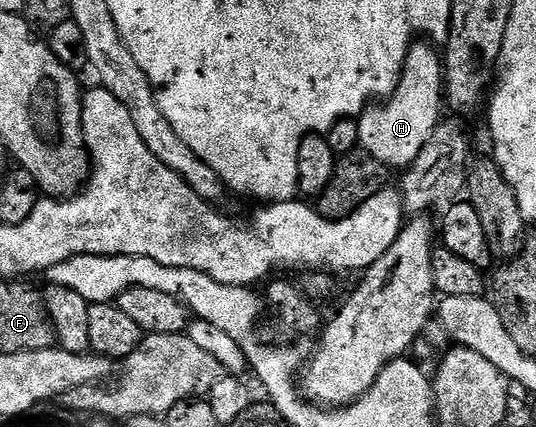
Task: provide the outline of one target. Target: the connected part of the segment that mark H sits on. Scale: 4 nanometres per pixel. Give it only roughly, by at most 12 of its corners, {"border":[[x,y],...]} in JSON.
{"border":[[412,44],[394,92],[358,115],[362,153],[411,166],[445,110],[434,45]]}

